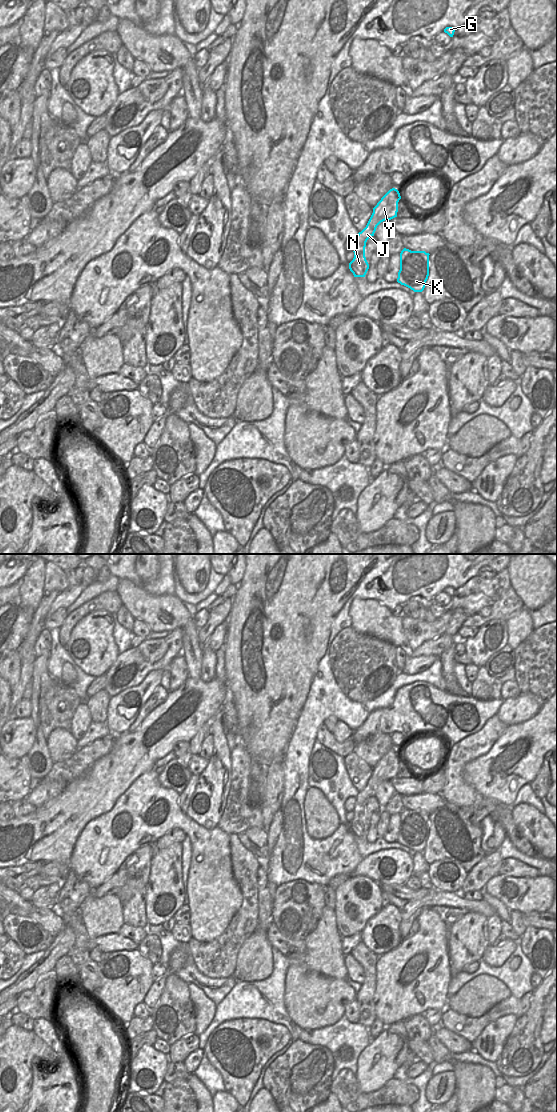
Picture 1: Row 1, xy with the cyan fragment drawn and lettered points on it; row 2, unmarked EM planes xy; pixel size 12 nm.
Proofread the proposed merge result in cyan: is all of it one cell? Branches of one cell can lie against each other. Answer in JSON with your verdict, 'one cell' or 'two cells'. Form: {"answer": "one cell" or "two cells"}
{"answer": "one cell"}

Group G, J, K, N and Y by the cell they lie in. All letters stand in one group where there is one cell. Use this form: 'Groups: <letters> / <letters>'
Groups: G J K N Y

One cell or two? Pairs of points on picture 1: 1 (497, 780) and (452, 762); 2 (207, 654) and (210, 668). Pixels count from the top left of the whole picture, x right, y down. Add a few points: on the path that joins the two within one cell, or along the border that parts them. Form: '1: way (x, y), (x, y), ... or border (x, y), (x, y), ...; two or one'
1: border (484, 754), (464, 769), (473, 788); two
2: way (208, 657), (208, 665); one

